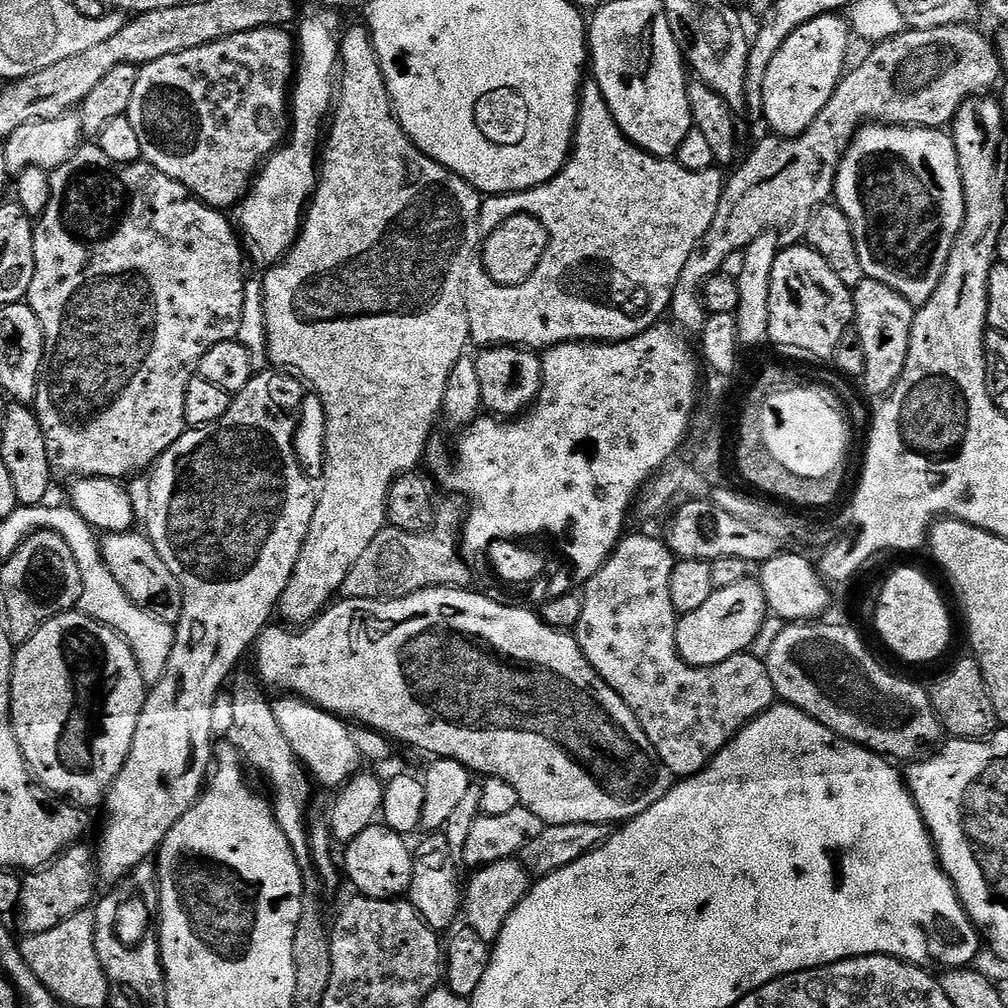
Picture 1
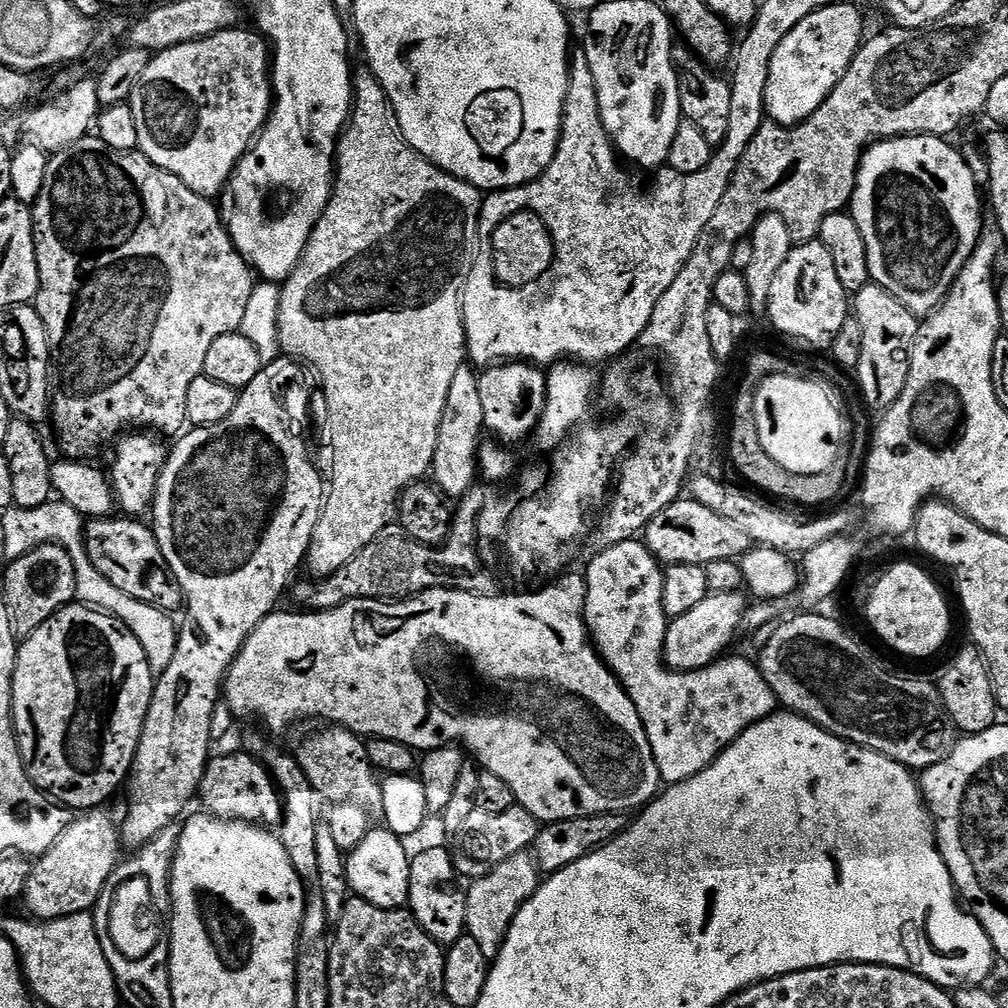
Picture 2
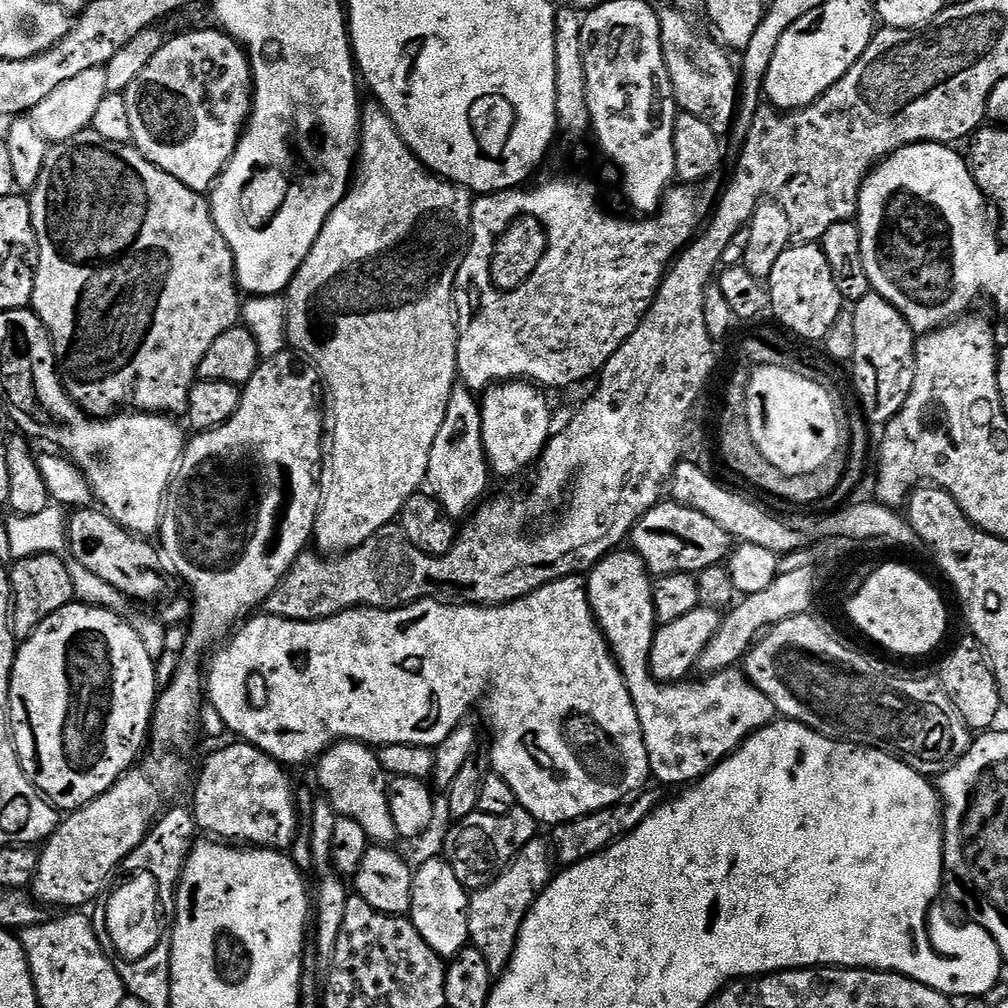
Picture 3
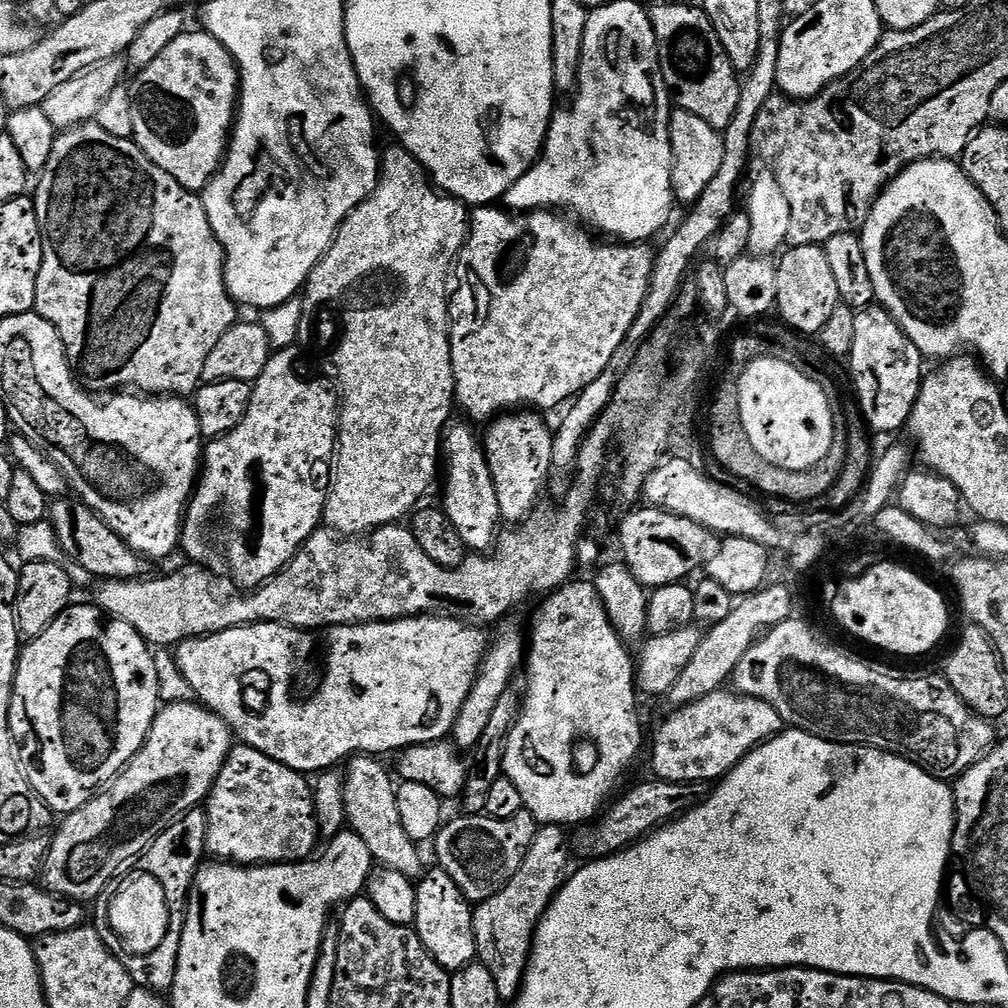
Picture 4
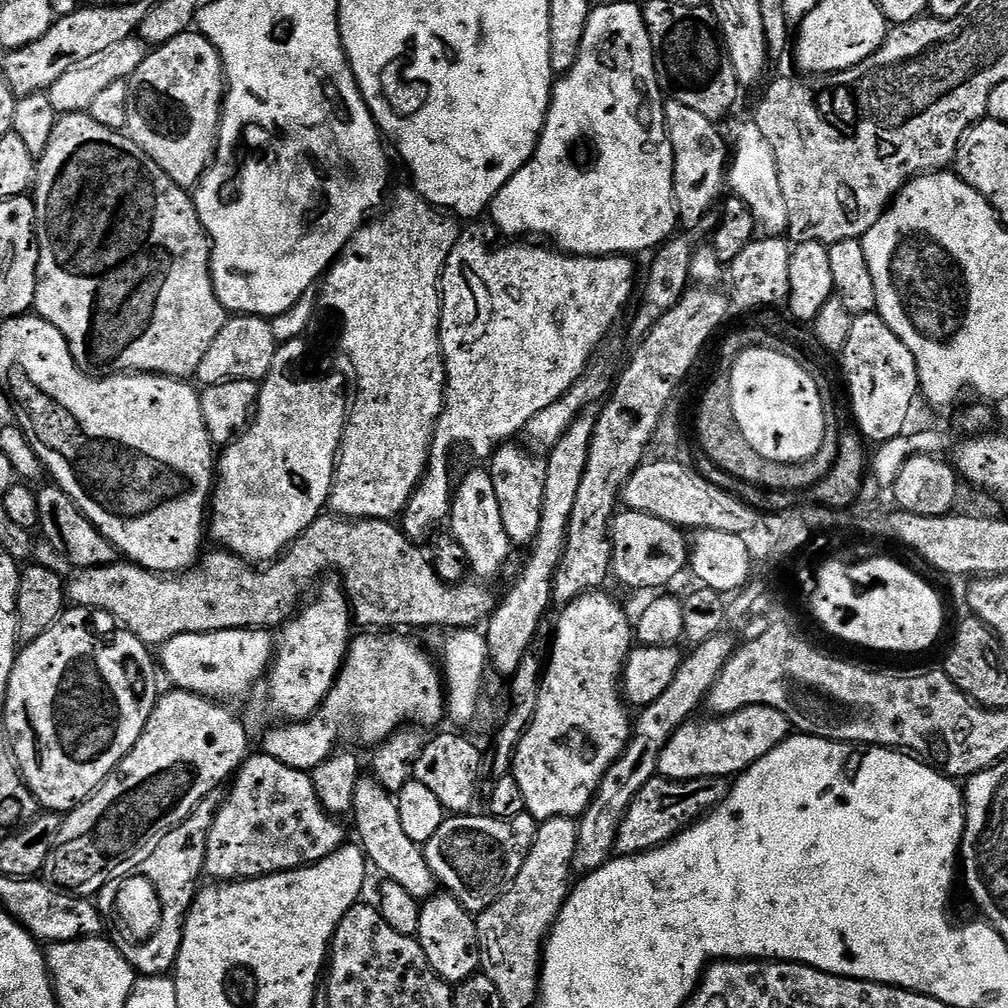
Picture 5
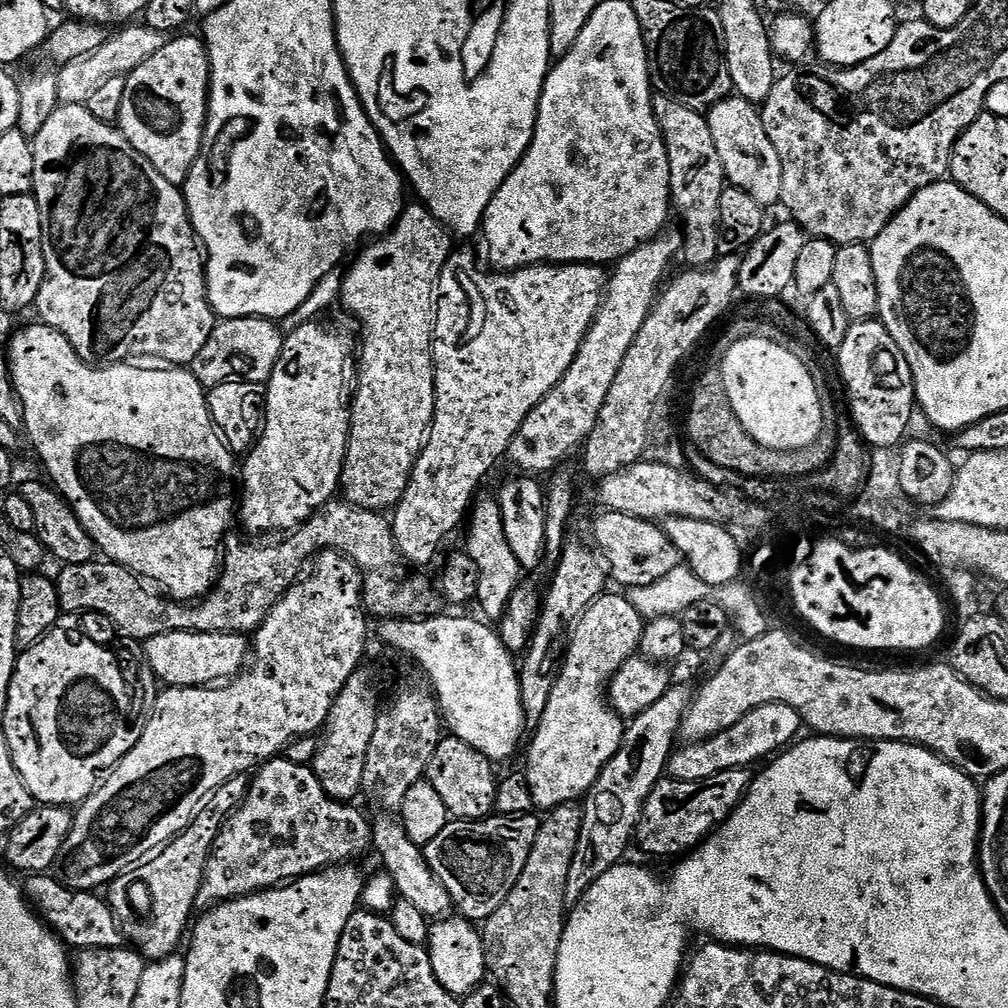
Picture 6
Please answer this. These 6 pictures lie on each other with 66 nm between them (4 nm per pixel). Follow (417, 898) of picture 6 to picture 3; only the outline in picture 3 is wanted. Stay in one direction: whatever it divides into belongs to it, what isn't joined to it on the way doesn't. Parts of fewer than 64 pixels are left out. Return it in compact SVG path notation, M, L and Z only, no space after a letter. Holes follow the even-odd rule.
M342 740L332 745L320 757L316 768L316 780L323 795L335 810L337 817L358 822L361 833L372 839L376 846L392 846L397 843L396 827L390 818L388 790L390 777L379 764L377 753L359 740Z

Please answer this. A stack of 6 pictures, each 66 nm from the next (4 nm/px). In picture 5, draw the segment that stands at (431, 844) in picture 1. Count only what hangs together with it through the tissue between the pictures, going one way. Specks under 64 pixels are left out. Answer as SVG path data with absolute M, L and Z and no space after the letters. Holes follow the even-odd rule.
M433 894L421 903L416 936L430 966L449 986L461 984L481 971L476 921L473 913L465 910L453 896Z

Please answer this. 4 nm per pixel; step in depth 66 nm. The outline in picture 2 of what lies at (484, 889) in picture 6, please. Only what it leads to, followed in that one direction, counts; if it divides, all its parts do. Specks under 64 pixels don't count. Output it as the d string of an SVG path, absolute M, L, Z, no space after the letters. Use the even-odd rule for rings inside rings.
M519 806L506 810L506 814L486 814L479 810L470 814L470 818L466 818L466 823L462 825L462 830L454 834L453 840L456 841L450 844L457 877L475 878L490 874L490 870L506 862L506 858L531 849L540 829L541 825L534 818L534 814Z

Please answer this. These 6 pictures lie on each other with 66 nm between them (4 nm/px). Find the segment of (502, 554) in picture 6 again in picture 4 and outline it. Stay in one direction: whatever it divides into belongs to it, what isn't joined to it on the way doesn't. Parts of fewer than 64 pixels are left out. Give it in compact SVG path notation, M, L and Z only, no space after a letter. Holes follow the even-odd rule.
M471 423L455 424L442 437L442 507L450 522L454 522L454 530L458 530L465 549L484 554L495 545L502 524L498 510L498 490L494 490L494 478L490 478L490 466L484 457L484 446L478 432L476 436Z

